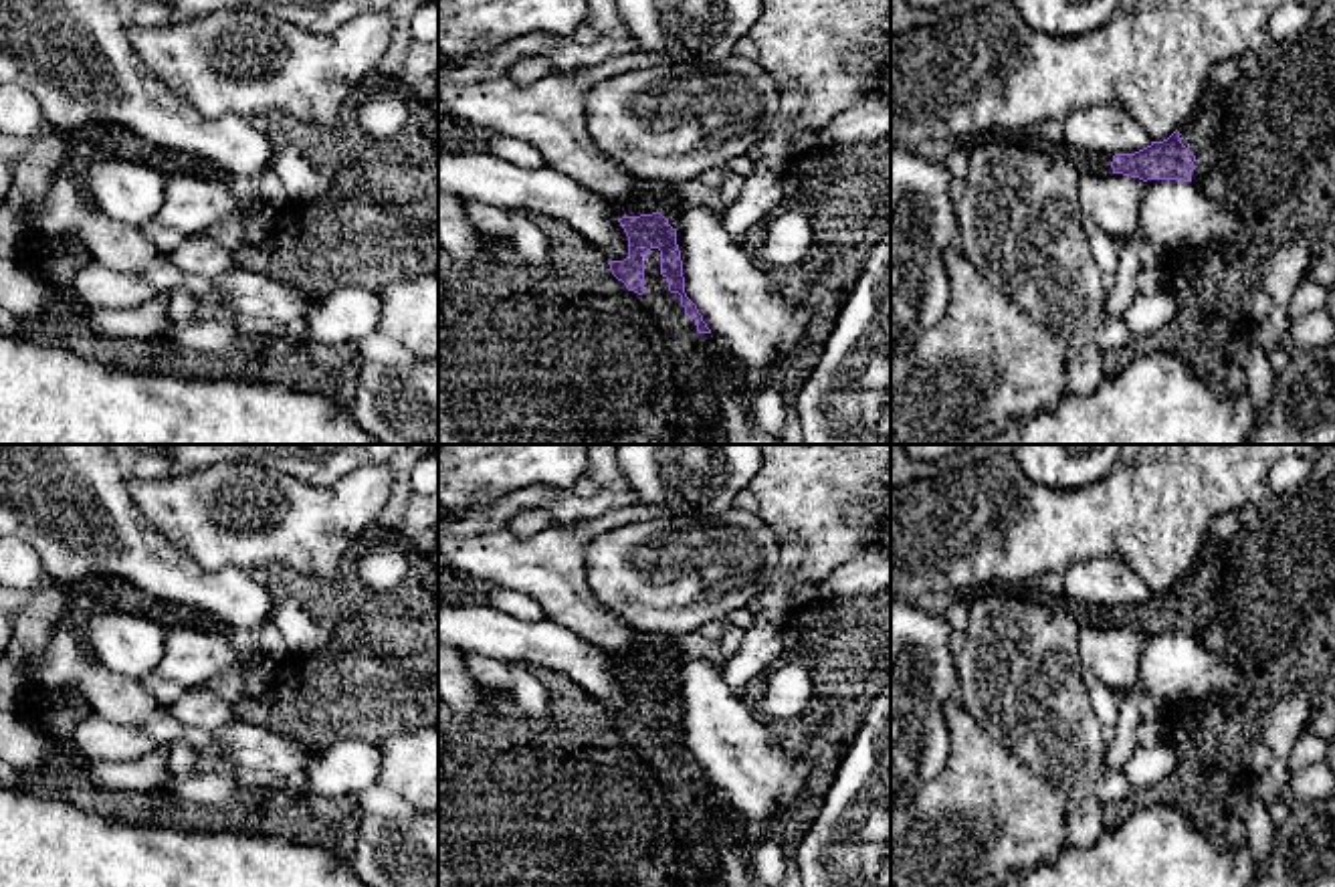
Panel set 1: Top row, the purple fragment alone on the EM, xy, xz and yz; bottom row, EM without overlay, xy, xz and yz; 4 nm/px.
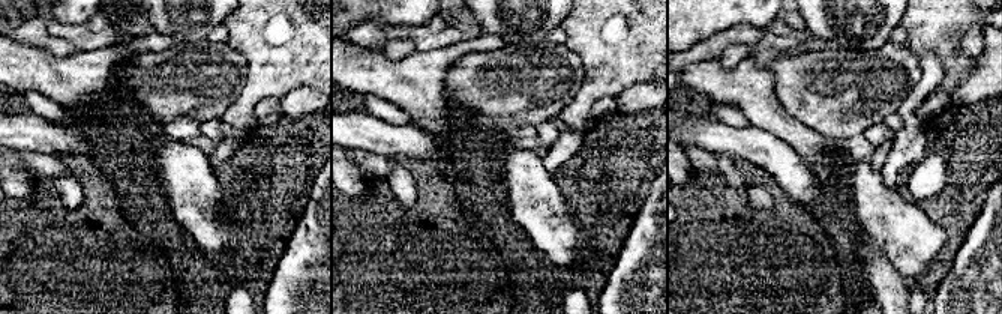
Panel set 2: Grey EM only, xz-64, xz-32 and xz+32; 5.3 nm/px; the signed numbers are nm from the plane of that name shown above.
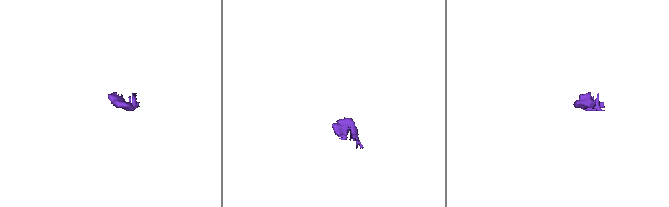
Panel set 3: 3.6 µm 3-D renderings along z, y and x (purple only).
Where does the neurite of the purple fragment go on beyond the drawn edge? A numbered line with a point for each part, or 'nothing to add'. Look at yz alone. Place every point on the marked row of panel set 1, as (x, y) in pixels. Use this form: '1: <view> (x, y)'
1: yz (1204, 126)
2: yz (1099, 164)

